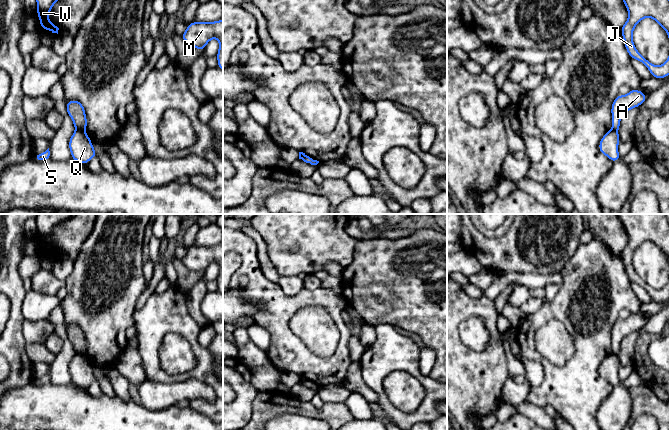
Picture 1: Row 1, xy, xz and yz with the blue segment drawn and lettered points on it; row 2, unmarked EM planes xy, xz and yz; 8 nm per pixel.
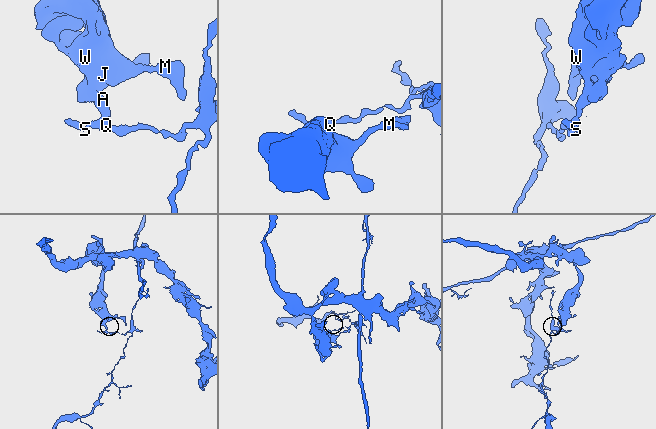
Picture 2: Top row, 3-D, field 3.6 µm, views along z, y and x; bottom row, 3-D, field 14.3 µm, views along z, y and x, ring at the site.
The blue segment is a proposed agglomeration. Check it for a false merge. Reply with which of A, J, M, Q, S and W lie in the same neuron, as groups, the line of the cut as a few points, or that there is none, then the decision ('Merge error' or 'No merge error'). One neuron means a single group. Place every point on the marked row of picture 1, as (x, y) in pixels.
Groups: A J M W / Q S. Split along xy (76, 129), (84, 132). Merge error

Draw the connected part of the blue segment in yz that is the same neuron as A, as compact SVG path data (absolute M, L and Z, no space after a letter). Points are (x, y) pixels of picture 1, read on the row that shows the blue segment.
M631 89L627 95L618 95L611 107L612 130L618 131L622 116L632 108L639 107L646 99L642 91L635 89Z

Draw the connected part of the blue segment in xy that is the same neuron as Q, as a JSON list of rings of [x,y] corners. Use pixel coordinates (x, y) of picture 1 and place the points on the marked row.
[[[75,130],[69,139],[69,149],[72,159],[81,164],[87,164],[90,159],[97,156],[90,137],[80,130]]]

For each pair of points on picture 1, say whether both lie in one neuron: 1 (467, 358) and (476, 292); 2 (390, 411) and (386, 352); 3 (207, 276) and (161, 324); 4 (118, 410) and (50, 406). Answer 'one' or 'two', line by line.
1: two
2: one
3: two
4: one

